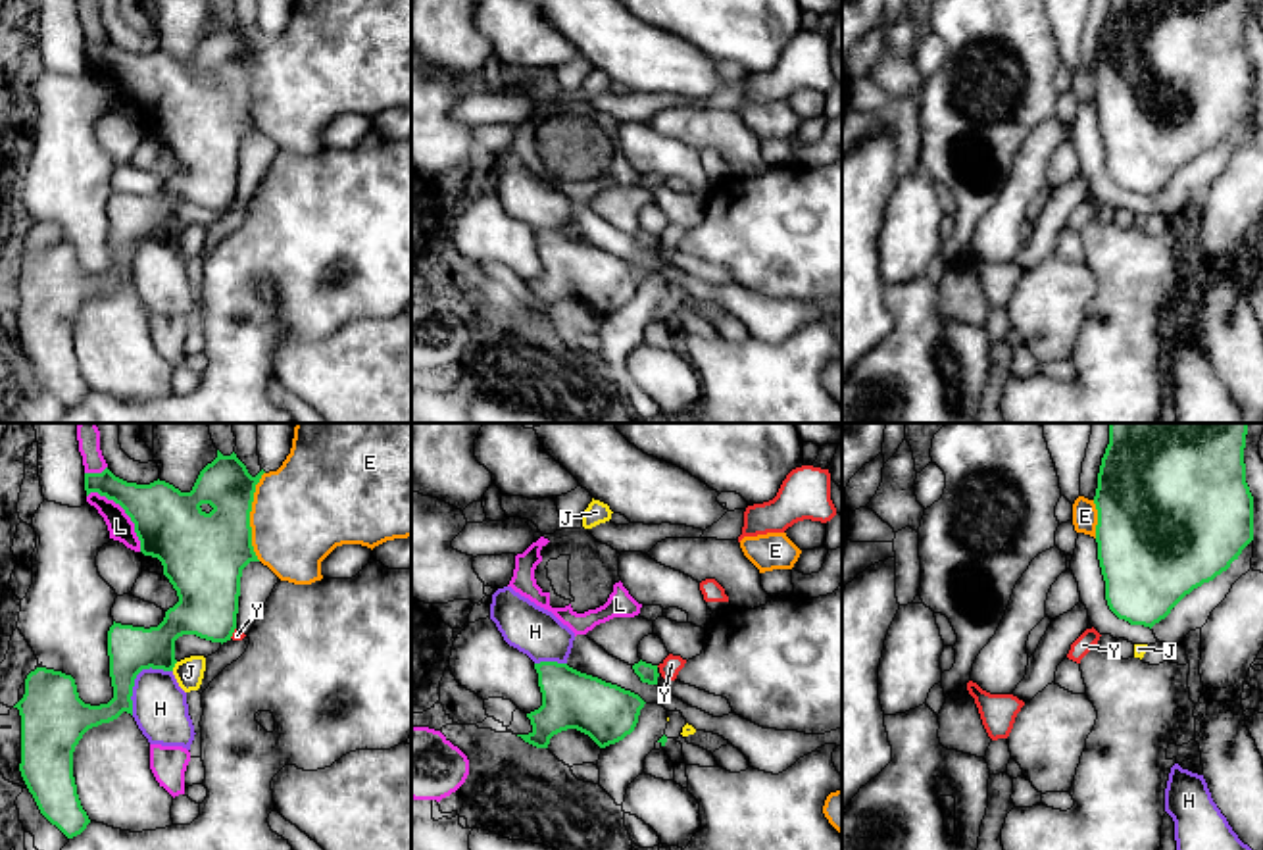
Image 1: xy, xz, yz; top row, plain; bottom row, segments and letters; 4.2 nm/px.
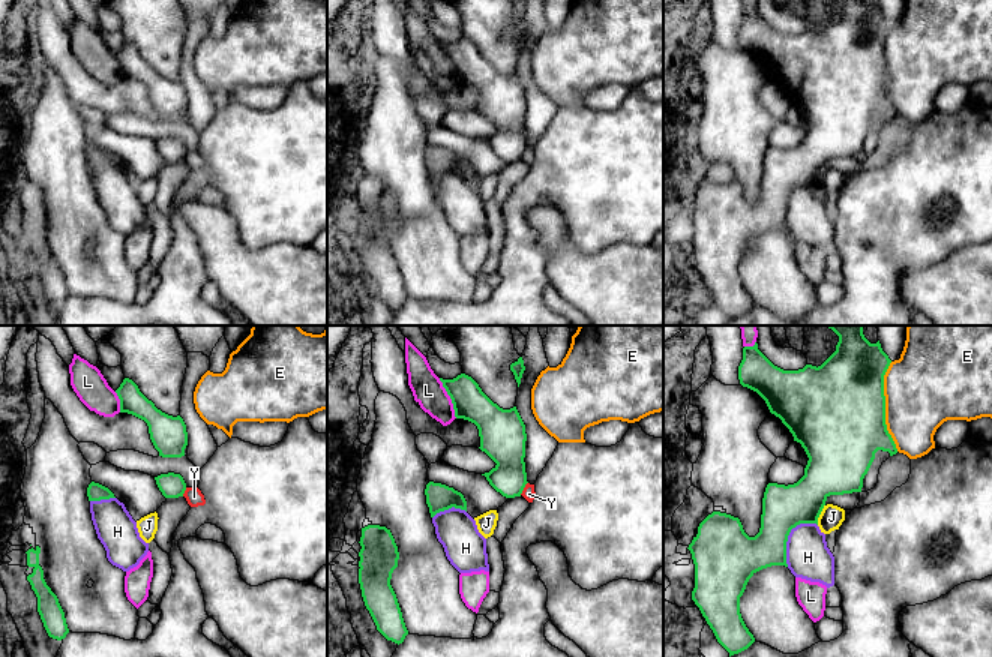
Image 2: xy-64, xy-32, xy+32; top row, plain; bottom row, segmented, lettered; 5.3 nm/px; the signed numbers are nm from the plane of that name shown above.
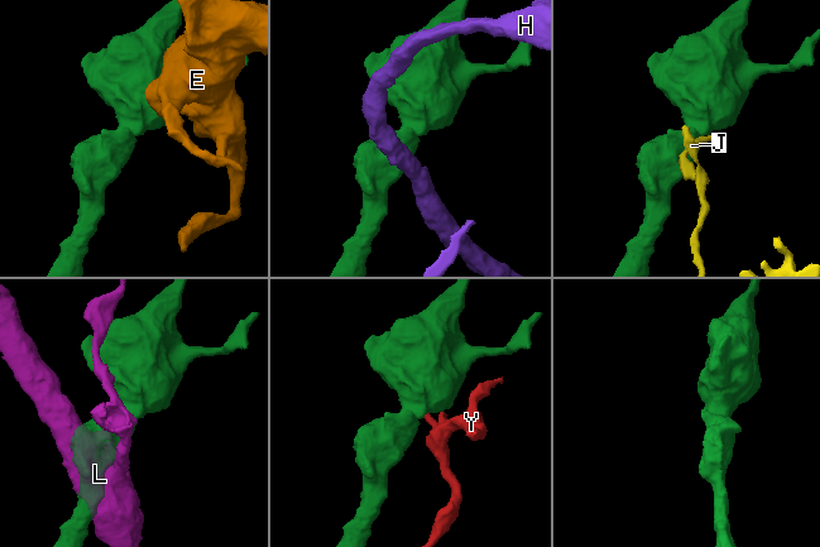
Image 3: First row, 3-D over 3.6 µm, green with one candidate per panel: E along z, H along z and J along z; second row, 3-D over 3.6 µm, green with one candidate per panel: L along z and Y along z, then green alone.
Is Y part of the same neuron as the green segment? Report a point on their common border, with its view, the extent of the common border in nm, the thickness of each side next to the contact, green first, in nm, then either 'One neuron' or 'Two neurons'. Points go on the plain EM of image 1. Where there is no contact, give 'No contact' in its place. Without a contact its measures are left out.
Touches green at xy (233, 200). Shared border 50 nm. Thickness 280 nm (green) against 50 nm. Two neurons

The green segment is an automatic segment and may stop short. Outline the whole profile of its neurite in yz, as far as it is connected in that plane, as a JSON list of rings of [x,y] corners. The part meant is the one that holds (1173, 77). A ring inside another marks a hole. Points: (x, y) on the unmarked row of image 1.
[[[1109,0],[1094,73],[1096,112],[1109,179],[1153,196],[1194,158],[1226,140],[1253,110],[1246,52],[1248,0]]]

